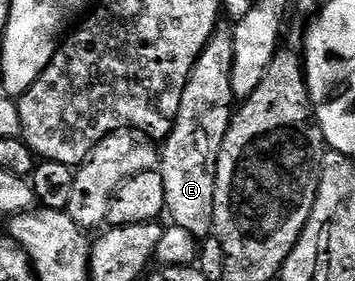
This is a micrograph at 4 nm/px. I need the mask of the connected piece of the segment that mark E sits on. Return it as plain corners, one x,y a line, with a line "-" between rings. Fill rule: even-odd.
218,29
210,37
210,41
206,45
206,49
202,49
202,53
198,57
198,61
194,65
194,69
190,73
190,77
186,81
186,89
182,93
182,105
178,105
178,117
172,123
172,131
168,138
163,140
162,150
160,151
159,173
166,181
166,211
170,216
171,222
177,227
186,229
188,233
193,235
198,241
203,241
213,234
216,222
214,221
214,189
216,188
216,170
218,169
218,157
222,149
222,141
228,132
228,126
234,114
234,96
232,94
232,74
234,73
234,41
232,40
232,32
228,29

